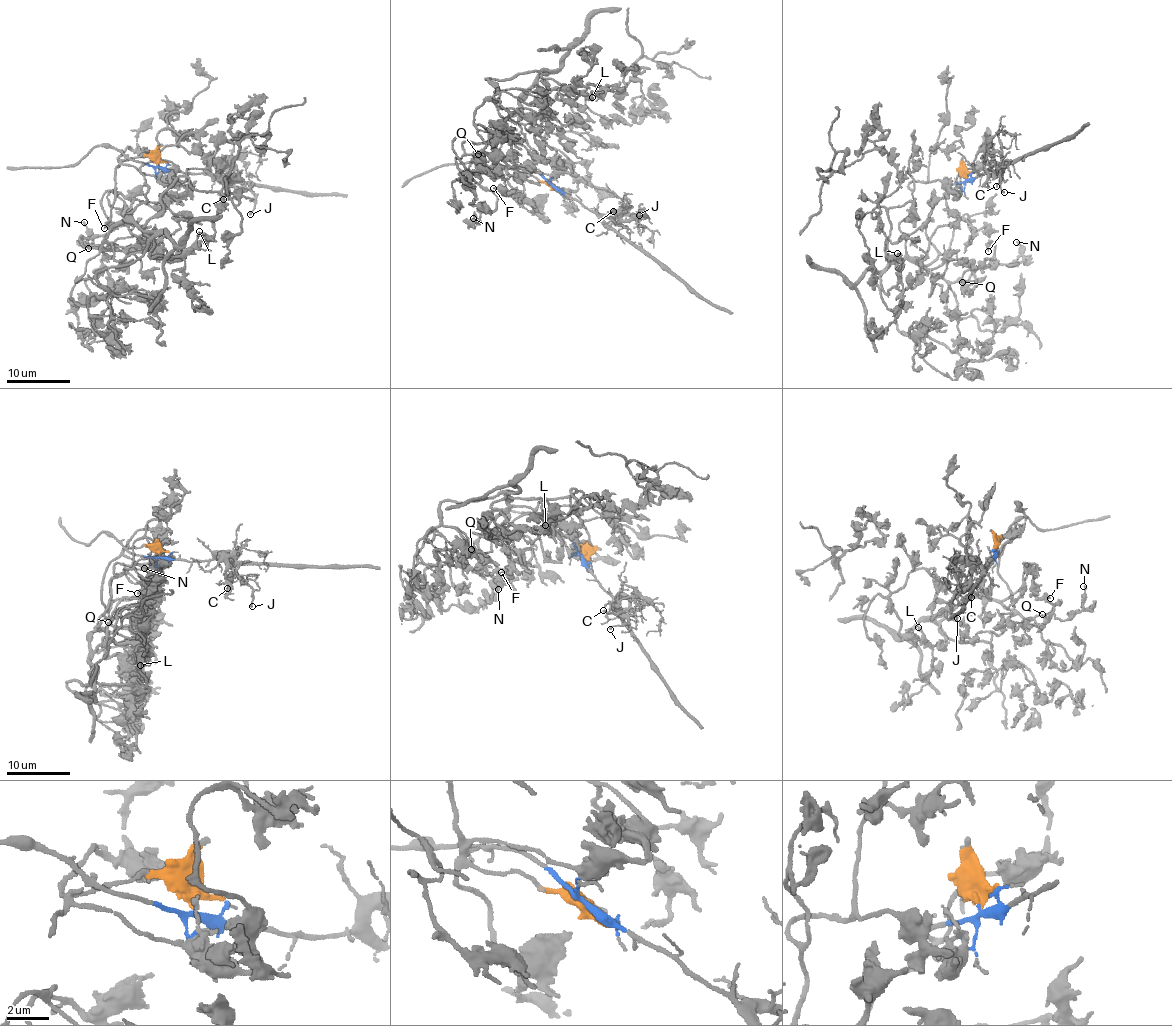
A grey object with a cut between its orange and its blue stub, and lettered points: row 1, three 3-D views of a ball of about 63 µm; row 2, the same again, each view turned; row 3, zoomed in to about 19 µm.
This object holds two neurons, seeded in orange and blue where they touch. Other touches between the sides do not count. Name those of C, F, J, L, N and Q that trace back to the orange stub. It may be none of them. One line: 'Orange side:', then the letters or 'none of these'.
Orange side: F, L, N, Q

